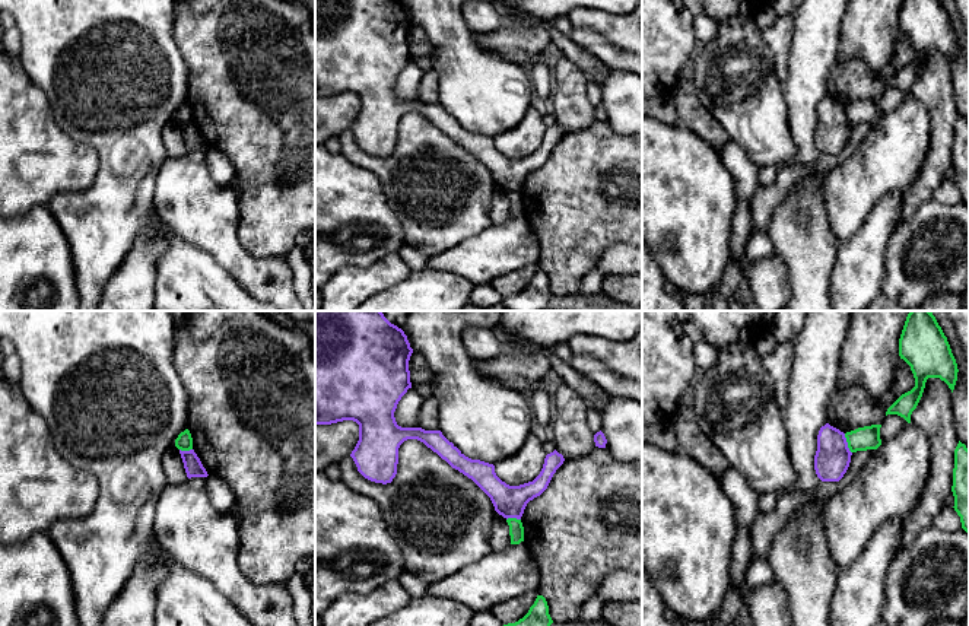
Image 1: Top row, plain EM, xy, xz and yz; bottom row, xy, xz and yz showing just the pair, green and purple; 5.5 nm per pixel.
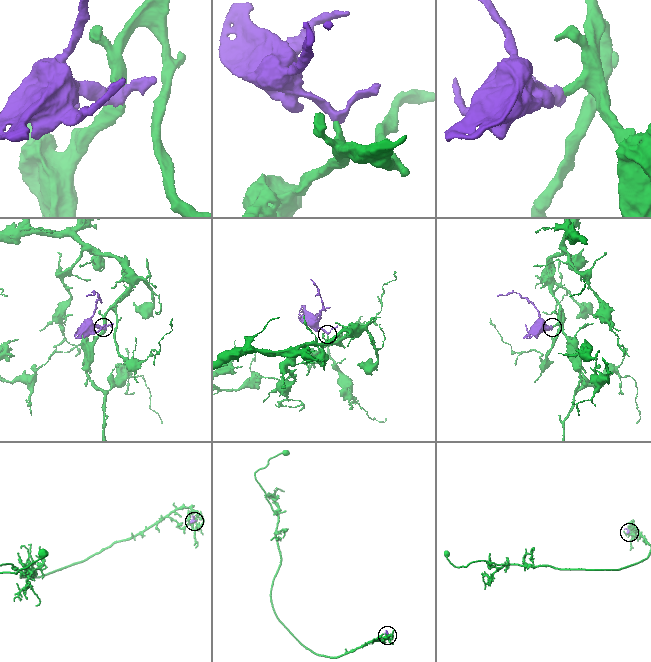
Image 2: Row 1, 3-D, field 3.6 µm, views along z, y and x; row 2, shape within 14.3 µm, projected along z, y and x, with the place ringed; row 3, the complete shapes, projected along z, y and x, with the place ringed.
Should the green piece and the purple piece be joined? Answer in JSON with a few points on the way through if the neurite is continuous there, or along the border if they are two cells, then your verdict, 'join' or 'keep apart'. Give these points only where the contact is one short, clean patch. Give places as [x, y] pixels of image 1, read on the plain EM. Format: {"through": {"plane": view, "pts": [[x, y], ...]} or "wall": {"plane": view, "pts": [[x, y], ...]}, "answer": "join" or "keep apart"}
{"wall": {"plane": "yz", "pts": [[844, 107], [851, 126]]}, "answer": "keep apart"}

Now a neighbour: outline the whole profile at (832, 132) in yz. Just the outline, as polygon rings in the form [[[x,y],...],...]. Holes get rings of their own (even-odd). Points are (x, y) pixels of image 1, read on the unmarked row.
[[[829,96],[820,101],[814,143],[822,155],[839,155],[849,140],[851,128],[843,105]]]

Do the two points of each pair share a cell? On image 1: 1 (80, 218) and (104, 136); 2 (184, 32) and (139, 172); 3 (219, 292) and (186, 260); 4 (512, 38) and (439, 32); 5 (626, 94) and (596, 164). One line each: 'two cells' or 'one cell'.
1: one cell
2: two cells
3: one cell
4: two cells
5: two cells

